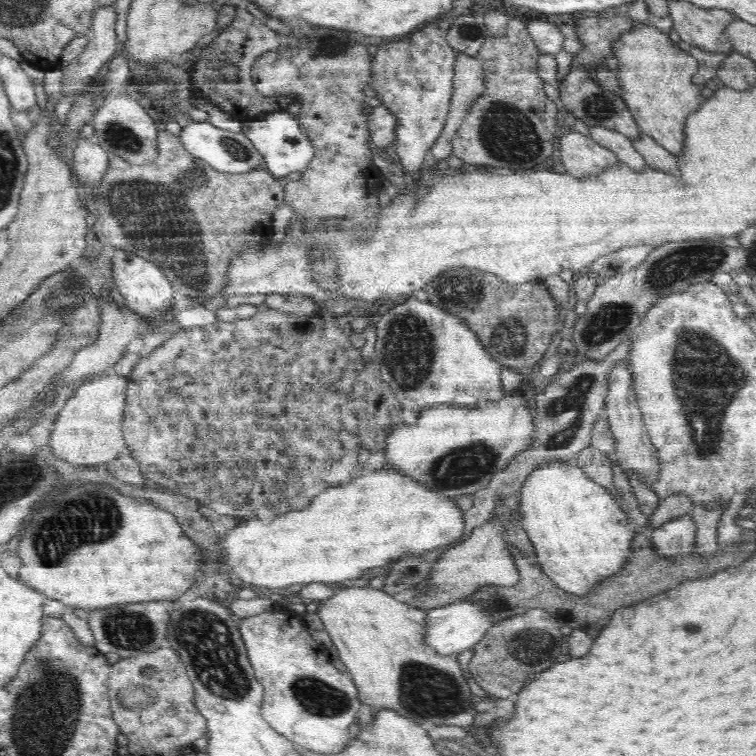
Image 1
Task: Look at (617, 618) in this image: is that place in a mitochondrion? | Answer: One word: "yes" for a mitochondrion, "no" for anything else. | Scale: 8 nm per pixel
no

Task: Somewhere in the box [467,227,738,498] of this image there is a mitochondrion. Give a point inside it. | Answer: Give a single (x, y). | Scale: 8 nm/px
(685, 263)

